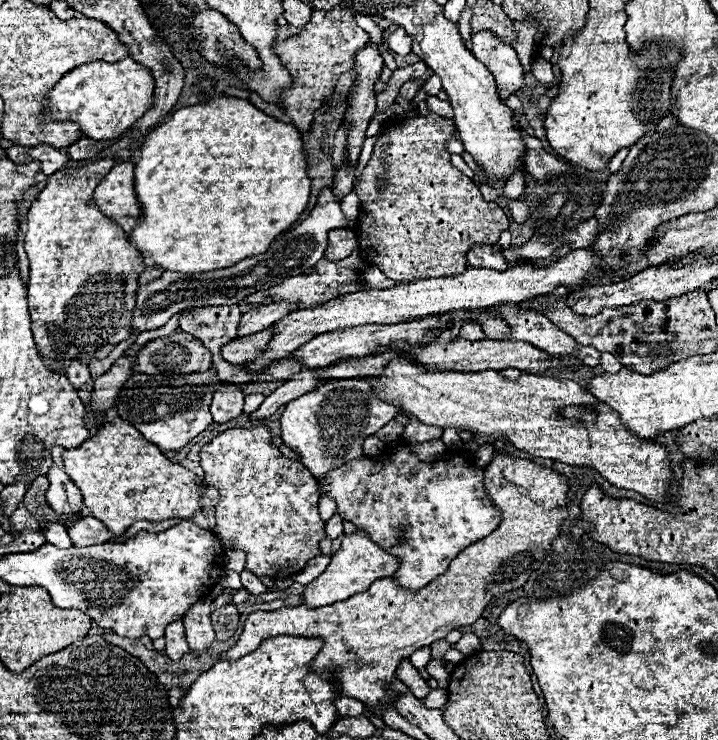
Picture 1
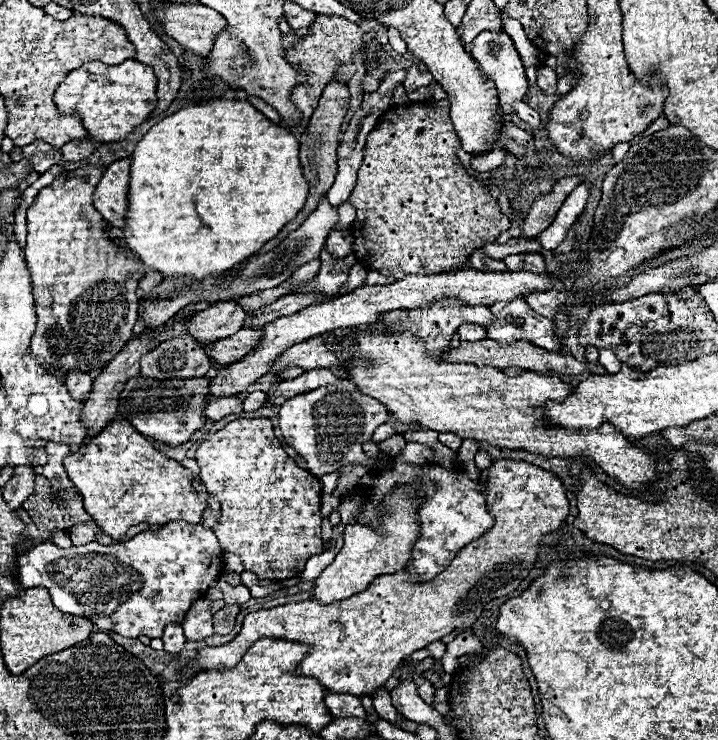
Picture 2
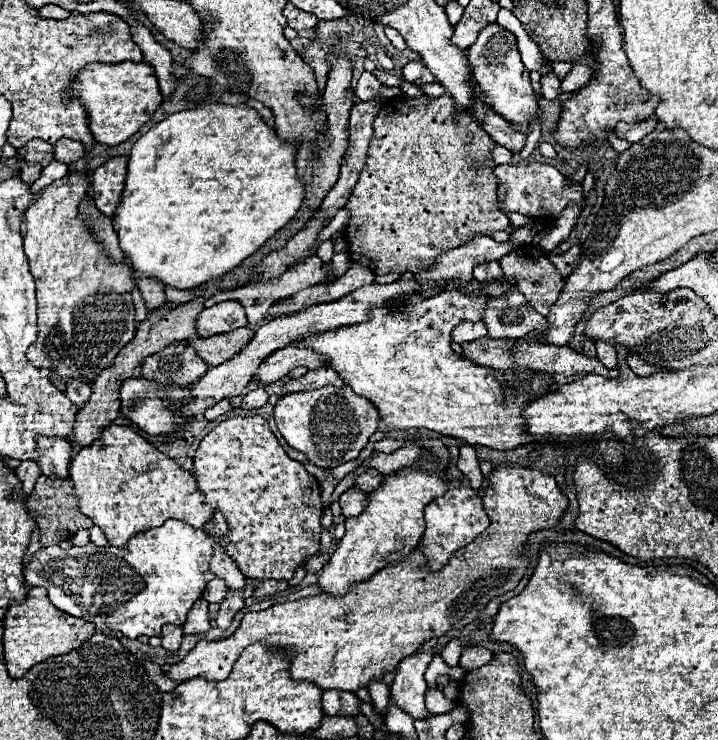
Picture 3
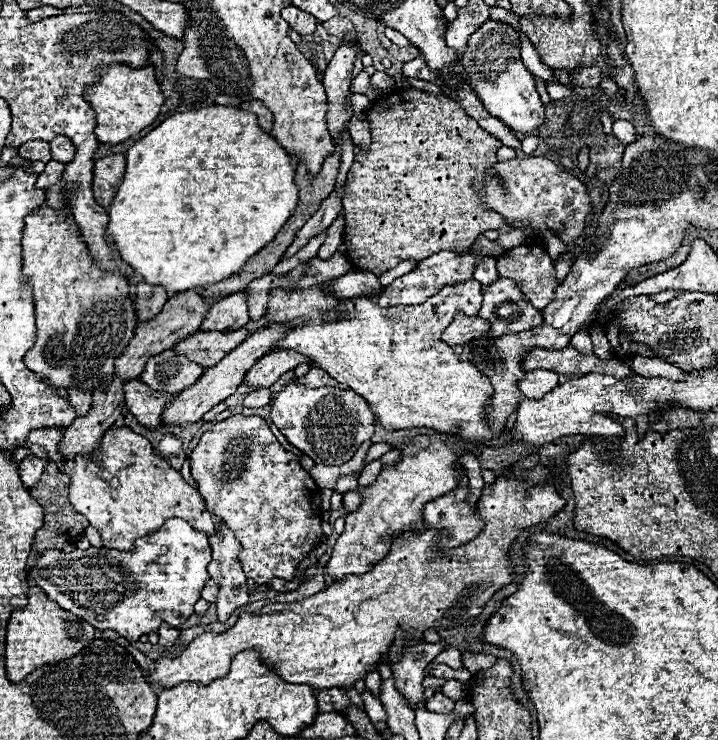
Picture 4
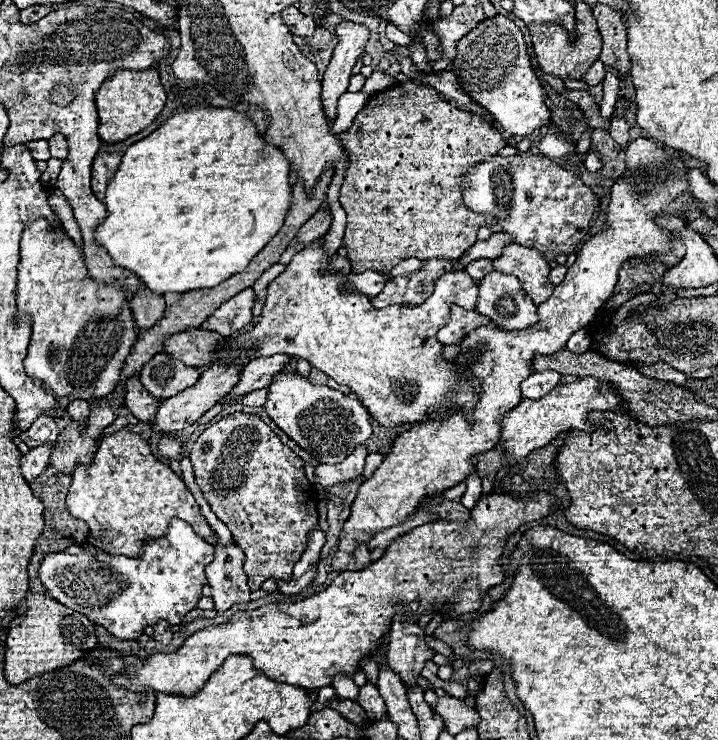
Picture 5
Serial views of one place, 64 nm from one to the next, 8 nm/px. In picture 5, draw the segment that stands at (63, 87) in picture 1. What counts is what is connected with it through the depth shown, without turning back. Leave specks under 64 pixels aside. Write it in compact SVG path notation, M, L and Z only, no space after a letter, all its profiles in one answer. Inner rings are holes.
M150 68L144 72L132 72L132 70L116 72L96 92L96 108L98 108L98 118L100 118L100 128L98 128L100 140L122 142L138 134L140 130L144 130L146 126L154 122L154 118L164 108L164 102L166 102L166 92L160 84L160 76L156 68Z

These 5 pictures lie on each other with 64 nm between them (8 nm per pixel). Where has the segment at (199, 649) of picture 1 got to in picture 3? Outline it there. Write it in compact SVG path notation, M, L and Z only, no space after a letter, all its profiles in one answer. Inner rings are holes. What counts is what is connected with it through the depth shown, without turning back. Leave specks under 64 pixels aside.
M204 598L196 600L196 604L192 606L188 620L184 624L184 632L186 634L196 634L196 632L206 632L210 628L210 620L208 620L208 602Z

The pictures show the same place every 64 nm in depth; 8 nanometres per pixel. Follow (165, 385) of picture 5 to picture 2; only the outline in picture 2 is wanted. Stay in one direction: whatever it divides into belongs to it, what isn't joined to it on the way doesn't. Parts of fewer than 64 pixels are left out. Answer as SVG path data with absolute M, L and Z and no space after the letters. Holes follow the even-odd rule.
M180 336L162 342L140 360L140 374L156 380L202 378L210 370L210 360L202 344L192 336Z

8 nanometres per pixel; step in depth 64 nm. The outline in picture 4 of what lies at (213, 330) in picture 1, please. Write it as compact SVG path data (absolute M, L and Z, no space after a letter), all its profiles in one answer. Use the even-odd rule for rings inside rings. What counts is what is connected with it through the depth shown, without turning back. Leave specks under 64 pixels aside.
M236 292L228 298L222 298L216 302L206 318L202 320L200 330L218 330L218 332L234 332L250 322L248 316L248 304L246 304L248 294L246 292Z

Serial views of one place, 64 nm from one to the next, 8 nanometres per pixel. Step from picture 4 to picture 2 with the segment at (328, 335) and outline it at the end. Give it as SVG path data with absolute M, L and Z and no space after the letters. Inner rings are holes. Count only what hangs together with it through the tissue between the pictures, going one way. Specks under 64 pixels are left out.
M442 298L416 310L380 314L378 322L372 324L370 330L352 332L334 348L356 348L356 352L342 362L346 378L354 382L358 392L374 396L384 404L394 422L408 426L420 424L436 432L454 432L464 440L470 438L498 448L518 448L564 458L586 456L586 460L594 460L620 484L646 490L646 486L660 476L656 470L656 454L632 444L612 424L604 422L598 432L570 432L538 424L544 420L542 412L536 408L546 400L564 400L570 394L570 384L544 374L508 378L496 368L478 368L474 364L440 360L440 356L448 352L450 338L458 330L458 324L480 322L488 328L492 318L494 316L488 306L468 306L458 298Z

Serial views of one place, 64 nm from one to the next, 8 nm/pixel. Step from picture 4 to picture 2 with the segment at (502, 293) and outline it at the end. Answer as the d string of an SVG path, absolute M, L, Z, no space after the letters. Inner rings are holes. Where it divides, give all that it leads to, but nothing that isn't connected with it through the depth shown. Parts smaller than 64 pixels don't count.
M524 298L494 302L490 310L494 314L492 324L488 326L488 336L492 340L528 340L546 350L562 348L562 342L554 340L552 320L534 312Z

